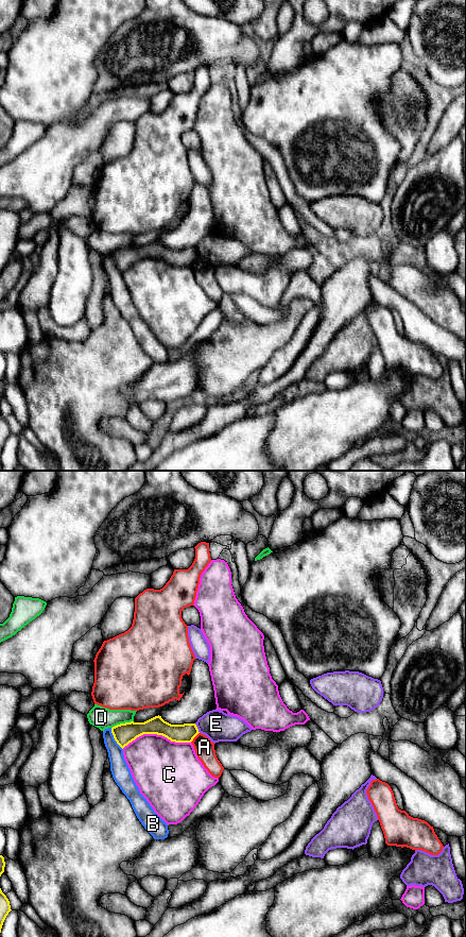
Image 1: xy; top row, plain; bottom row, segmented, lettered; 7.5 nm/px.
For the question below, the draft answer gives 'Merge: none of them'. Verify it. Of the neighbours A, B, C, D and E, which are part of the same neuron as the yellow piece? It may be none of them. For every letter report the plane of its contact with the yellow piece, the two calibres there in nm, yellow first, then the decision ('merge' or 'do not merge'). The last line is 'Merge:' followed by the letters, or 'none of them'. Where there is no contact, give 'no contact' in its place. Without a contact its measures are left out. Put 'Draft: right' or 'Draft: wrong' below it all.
A: xy | 140/150 nm | do not merge
B: xy | 160/140 nm | do not merge
C: xy | 160/420 nm | do not merge
D: xy | 160/160 nm | do not merge
E: xy | 140/220 nm | do not merge
Merge: none of them
Draft: right

